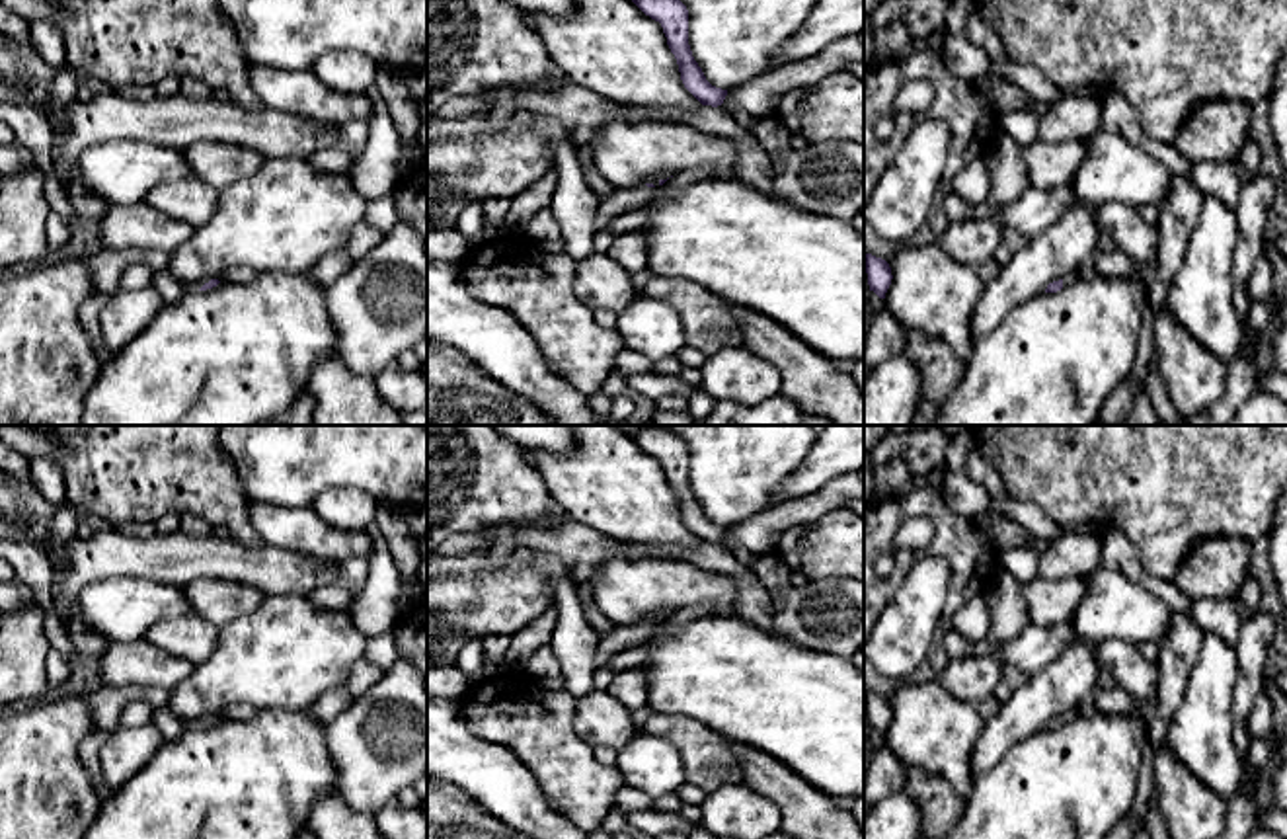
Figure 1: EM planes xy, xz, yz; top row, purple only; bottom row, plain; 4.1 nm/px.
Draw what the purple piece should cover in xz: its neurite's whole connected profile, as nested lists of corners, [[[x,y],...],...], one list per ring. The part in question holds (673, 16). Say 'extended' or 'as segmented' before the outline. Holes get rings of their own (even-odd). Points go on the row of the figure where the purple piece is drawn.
as segmented; [[[632,0],[645,16],[659,21],[667,45],[677,59],[684,88],[702,103],[718,107],[723,103],[727,90],[712,86],[688,45],[688,10],[681,0]]]

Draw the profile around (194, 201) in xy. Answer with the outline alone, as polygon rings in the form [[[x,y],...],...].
[[[185,178],[154,187],[144,197],[144,203],[197,228],[214,215],[218,205],[218,189],[195,178]]]

